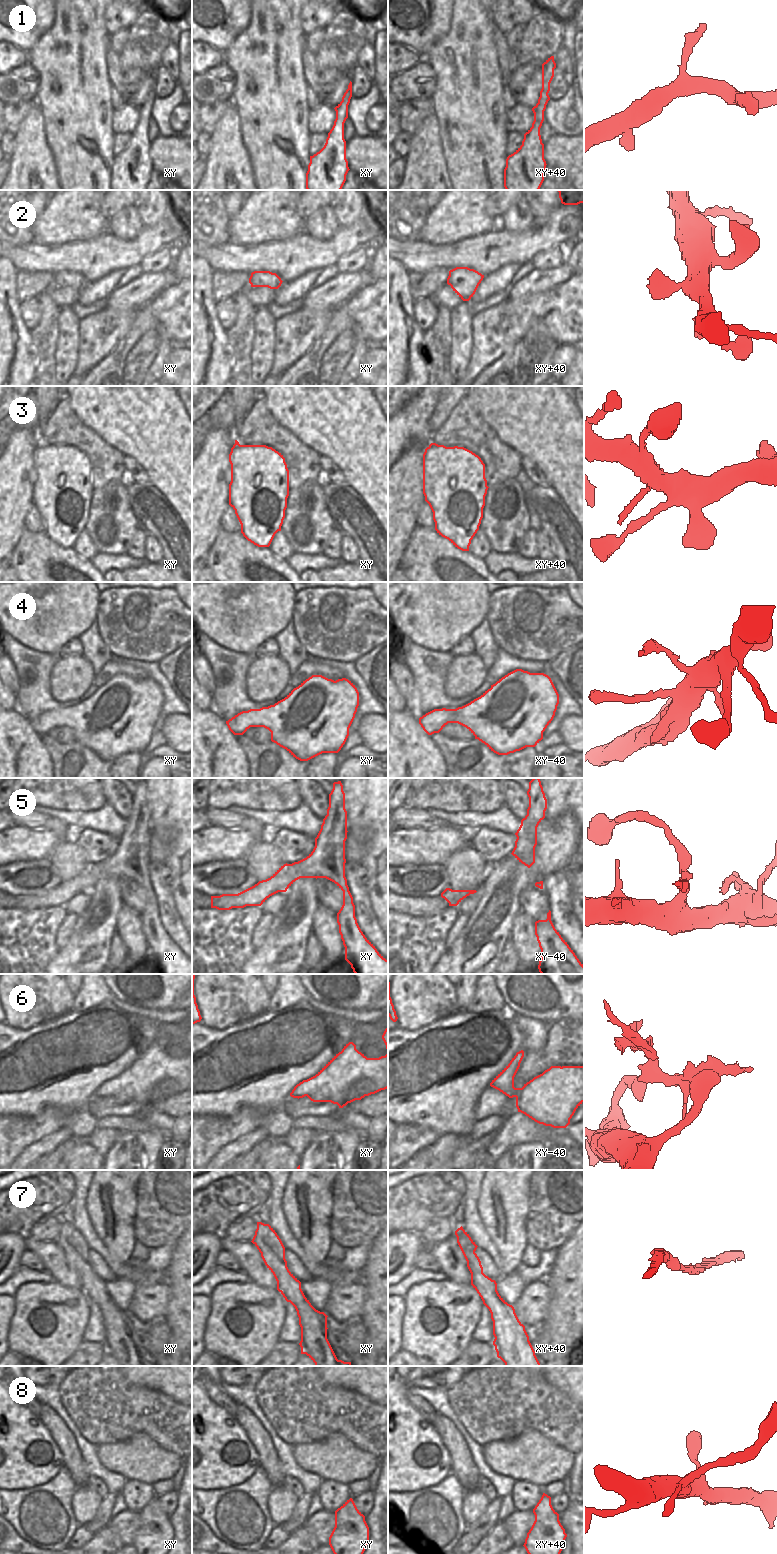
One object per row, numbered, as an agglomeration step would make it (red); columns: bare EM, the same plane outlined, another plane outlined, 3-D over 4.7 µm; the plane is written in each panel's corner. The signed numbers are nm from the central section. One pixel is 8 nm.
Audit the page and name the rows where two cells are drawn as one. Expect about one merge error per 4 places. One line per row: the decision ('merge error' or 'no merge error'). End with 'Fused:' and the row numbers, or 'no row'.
1: no merge error
2: no merge error
3: no merge error
4: no merge error
5: no merge error
6: merge error
7: no merge error
8: no merge error
Fused: 6

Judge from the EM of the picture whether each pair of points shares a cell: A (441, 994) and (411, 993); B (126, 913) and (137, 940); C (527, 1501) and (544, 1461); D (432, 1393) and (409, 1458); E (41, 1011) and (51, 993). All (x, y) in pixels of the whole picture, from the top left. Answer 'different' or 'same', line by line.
A: same
B: same
C: different
D: different
E: same

